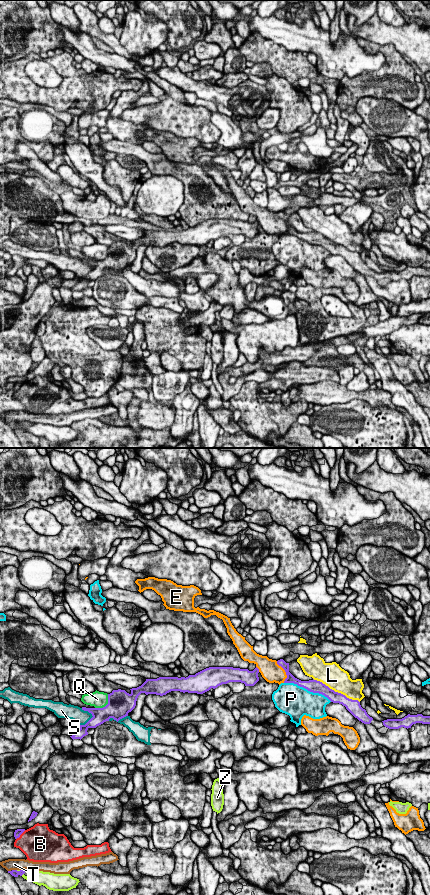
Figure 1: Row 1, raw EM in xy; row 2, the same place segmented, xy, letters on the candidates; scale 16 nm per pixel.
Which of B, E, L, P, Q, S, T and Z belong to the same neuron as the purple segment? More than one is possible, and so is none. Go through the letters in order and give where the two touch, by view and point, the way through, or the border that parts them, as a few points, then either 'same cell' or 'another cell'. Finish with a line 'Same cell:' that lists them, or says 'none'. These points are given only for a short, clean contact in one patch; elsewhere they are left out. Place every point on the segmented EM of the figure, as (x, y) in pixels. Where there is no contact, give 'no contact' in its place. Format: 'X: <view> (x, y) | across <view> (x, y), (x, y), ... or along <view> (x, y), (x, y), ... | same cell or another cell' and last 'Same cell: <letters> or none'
B: xy (20, 834) | another cell
E: xy (285, 671) | another cell
L: xy (336, 692) | another cell
P: xy (308, 690) | another cell
Q: xy (106, 705) | another cell
S: xy (92, 717) | another cell
T: xy (14, 870) | another cell
Z: xy (22, 874) | another cell
Same cell: none

